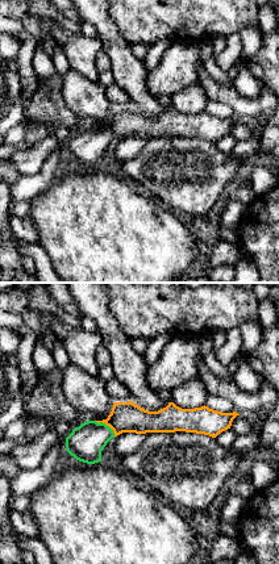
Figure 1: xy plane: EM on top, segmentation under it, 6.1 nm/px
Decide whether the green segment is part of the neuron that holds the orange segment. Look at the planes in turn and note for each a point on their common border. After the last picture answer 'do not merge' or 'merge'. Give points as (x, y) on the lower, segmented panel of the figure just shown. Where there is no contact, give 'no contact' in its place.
(107, 425)

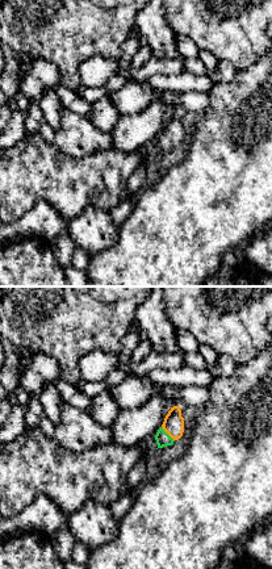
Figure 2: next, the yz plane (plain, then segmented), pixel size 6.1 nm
(167, 432)

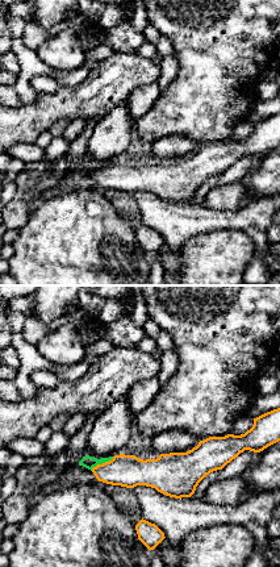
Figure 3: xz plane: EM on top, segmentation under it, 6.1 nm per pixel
(103, 463)

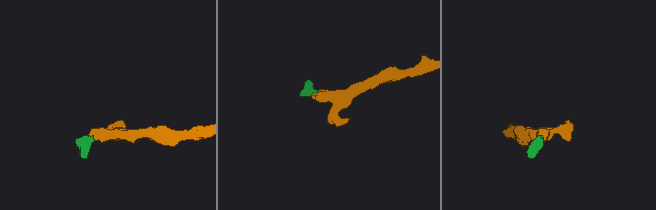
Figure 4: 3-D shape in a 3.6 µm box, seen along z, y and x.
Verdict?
merge

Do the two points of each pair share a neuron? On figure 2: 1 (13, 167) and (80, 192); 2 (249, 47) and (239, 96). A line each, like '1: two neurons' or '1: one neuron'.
1: one neuron
2: two neurons

